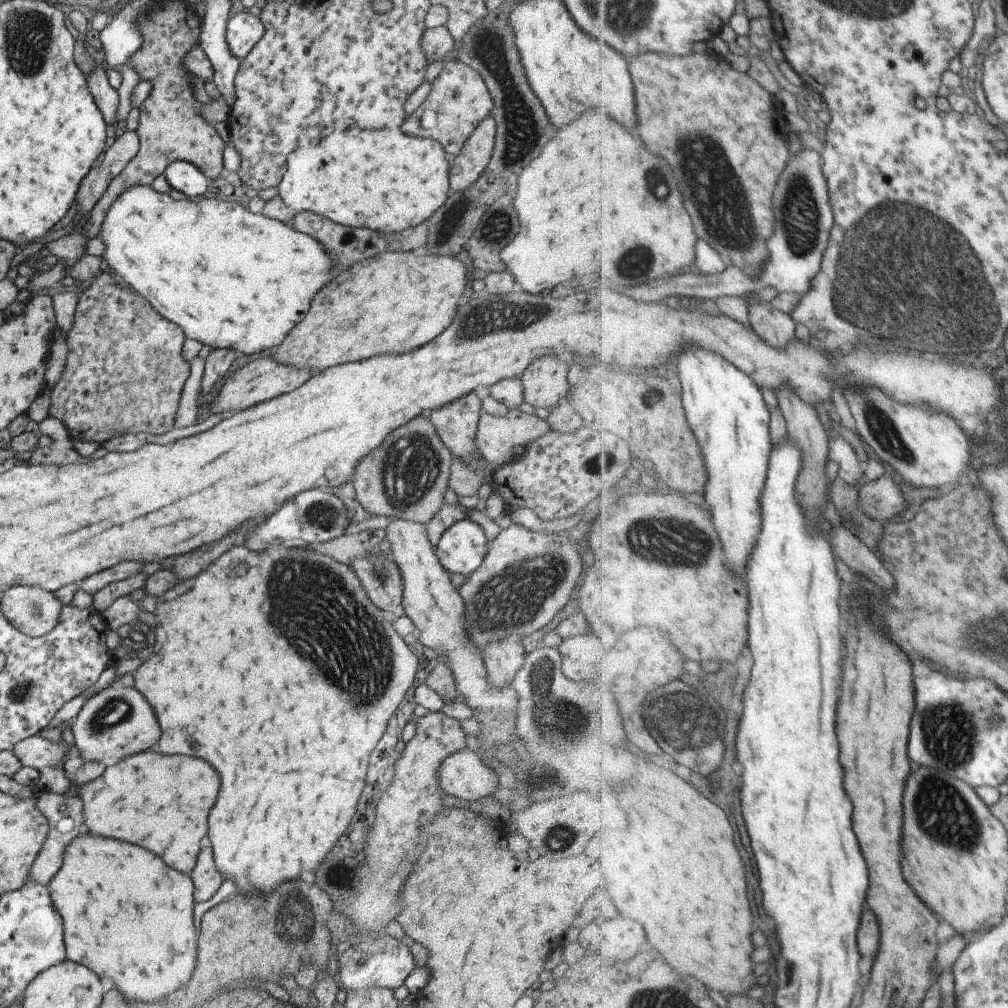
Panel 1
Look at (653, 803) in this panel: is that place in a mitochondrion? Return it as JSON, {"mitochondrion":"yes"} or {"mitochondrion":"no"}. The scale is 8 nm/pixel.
{"mitochondrion":"no"}

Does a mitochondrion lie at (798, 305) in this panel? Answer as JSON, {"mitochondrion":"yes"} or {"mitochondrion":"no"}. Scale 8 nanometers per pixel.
{"mitochondrion":"no"}

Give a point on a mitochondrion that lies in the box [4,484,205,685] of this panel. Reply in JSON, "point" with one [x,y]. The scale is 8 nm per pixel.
{"point":[35,611]}

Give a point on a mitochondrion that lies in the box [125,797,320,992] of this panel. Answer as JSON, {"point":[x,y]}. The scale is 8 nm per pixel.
{"point":[291,915]}

